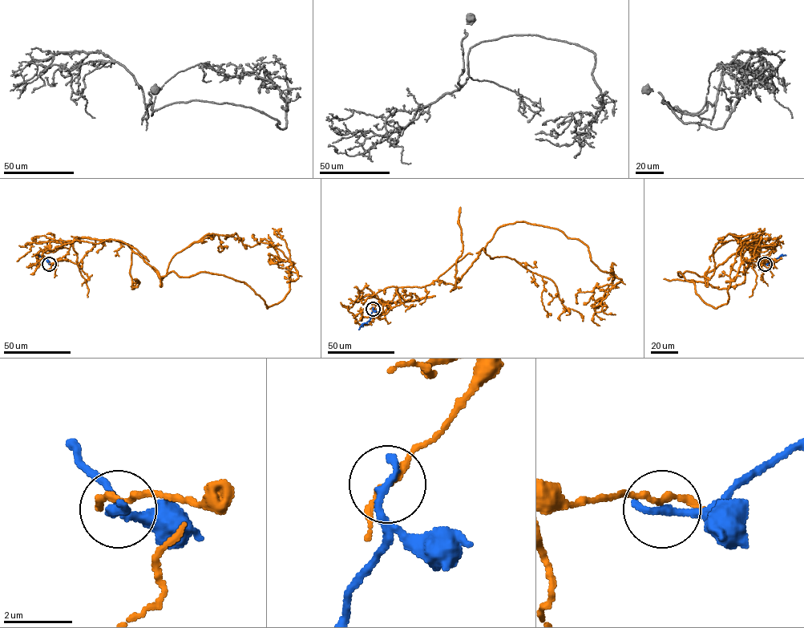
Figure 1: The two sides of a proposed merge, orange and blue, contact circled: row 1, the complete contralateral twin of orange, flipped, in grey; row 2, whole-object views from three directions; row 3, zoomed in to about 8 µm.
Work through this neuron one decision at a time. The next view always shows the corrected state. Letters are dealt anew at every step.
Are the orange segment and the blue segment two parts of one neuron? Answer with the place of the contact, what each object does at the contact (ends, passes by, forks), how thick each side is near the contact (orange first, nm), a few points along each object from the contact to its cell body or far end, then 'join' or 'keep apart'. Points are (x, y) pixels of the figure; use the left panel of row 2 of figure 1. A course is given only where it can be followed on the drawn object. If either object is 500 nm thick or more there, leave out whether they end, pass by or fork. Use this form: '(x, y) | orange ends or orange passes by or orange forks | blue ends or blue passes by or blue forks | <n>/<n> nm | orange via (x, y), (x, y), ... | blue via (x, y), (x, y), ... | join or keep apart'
(49, 264) | orange passes by | blue ends | 160/280 nm | orange via (49, 264), (74, 240), (112, 239), (160, 286), (171, 271), (223, 275), (267, 308), (297, 271), (253, 237) | blue via (49, 264), (46, 259), (35, 255) | keep apart

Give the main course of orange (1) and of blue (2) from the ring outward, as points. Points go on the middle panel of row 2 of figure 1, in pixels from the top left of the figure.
1: (373, 309), (398, 287), (454, 285), (495, 231), (516, 221), (577, 238), (621, 279), (578, 292), (577, 302)
2: (373, 309), (370, 319), (358, 330)

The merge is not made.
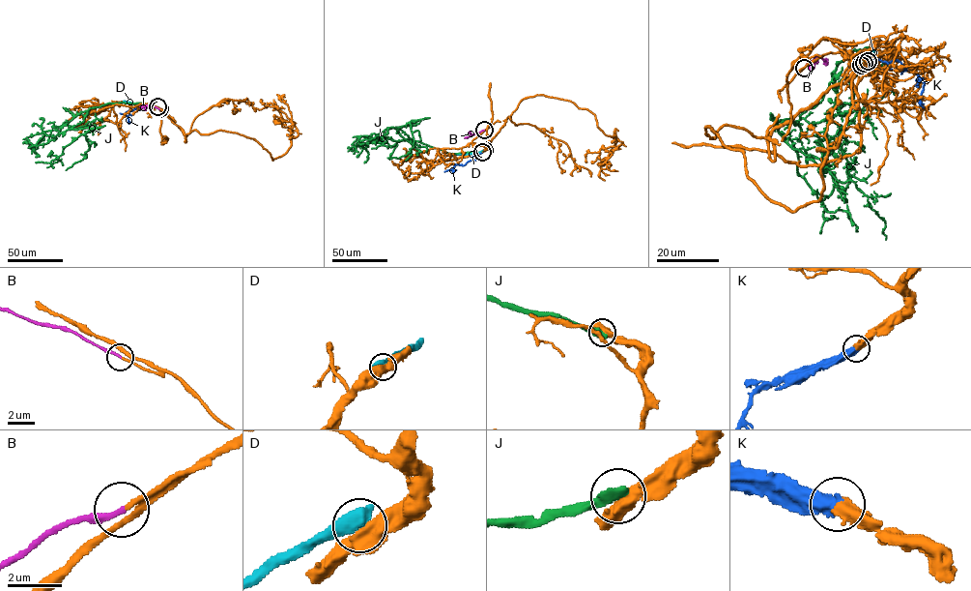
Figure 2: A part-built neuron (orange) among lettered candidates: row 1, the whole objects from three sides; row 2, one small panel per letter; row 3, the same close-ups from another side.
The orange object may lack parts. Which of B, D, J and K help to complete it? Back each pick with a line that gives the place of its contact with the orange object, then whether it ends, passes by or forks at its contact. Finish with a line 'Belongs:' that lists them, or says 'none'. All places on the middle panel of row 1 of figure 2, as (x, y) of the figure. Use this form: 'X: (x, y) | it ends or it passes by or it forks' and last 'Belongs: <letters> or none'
B: (484, 130) | it ends
K: (482, 152) | it ends
Belongs: B, K

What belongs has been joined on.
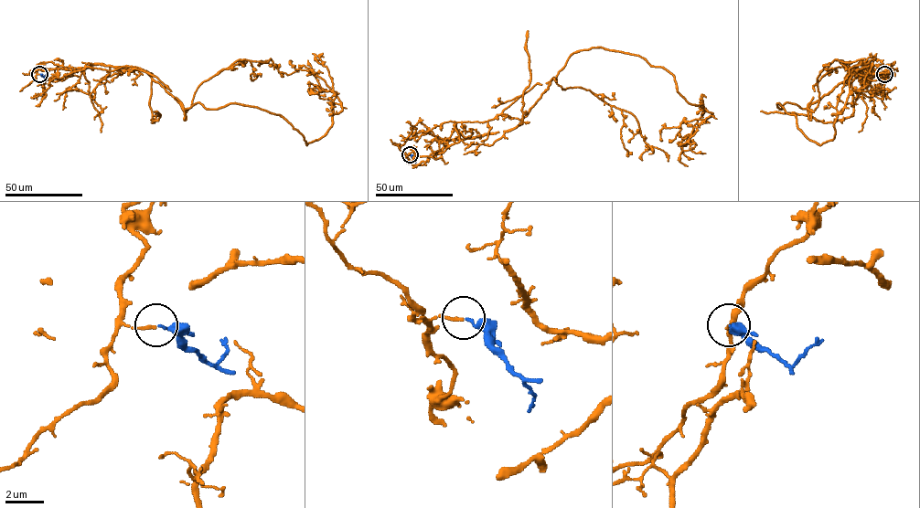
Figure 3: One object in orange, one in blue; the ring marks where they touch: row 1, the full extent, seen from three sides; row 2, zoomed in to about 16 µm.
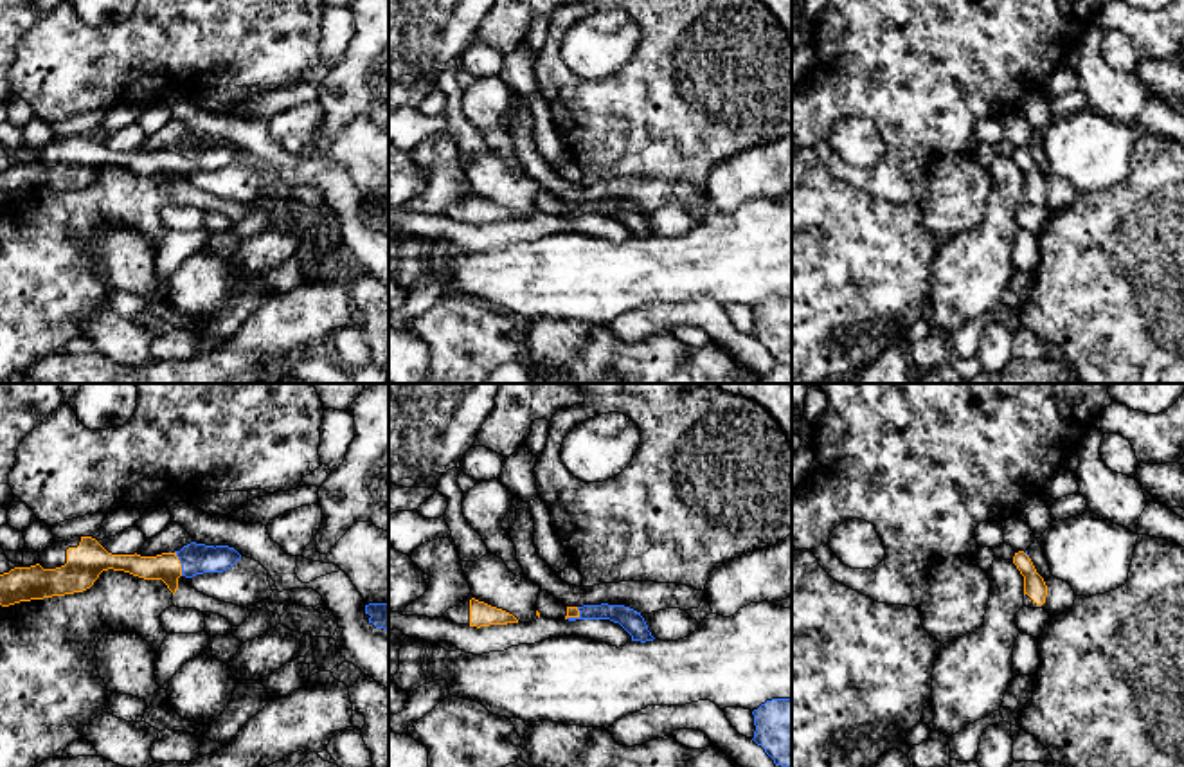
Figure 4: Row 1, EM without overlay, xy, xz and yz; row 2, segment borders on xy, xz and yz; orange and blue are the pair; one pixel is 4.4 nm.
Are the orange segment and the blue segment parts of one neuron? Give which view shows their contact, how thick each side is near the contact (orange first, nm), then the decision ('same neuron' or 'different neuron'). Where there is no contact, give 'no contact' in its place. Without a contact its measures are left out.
xy | 120/140 nm | same neuron

